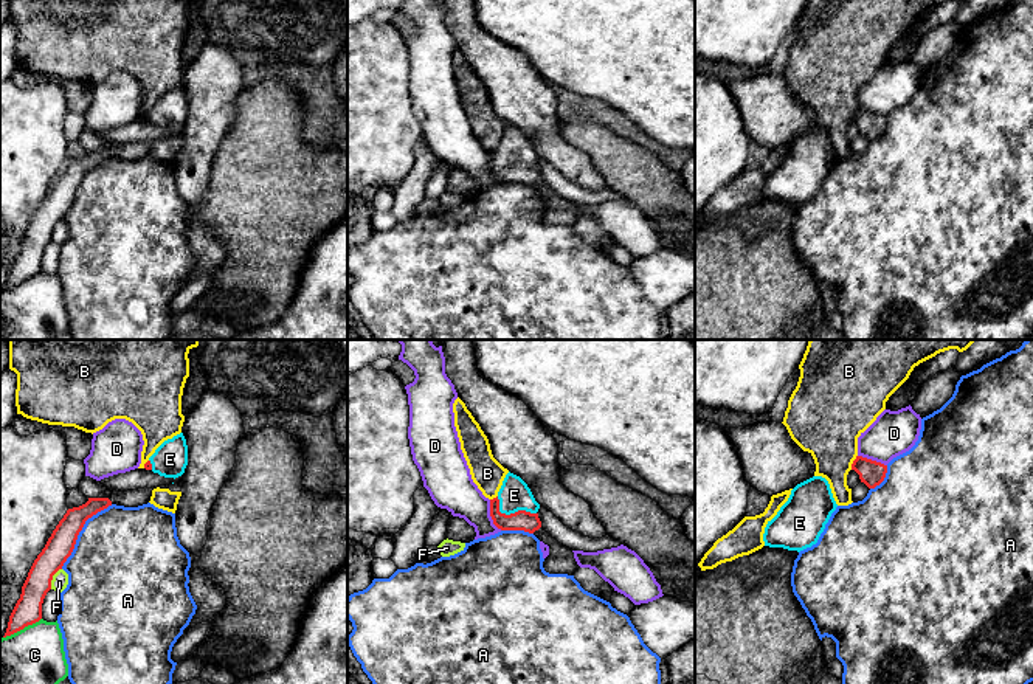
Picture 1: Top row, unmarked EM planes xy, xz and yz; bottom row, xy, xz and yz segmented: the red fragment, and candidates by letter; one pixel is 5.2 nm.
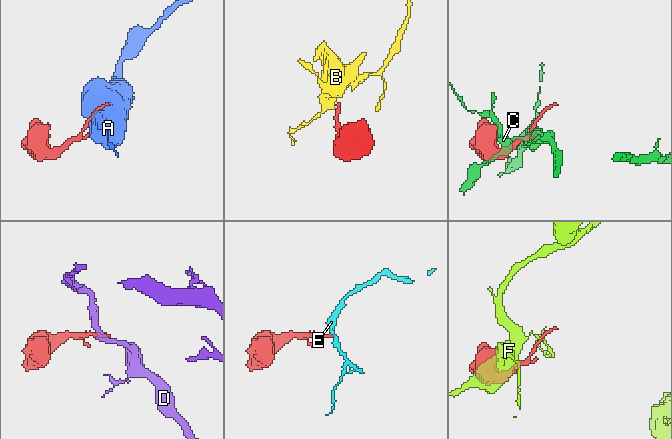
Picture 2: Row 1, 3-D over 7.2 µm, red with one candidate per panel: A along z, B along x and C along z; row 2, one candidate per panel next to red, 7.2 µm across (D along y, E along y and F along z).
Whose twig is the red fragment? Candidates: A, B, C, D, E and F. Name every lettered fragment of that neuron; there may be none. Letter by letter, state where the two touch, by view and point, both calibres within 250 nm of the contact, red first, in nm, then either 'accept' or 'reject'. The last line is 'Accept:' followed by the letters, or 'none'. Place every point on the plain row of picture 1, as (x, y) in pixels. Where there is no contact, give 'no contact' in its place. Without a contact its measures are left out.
A: meets red in xy at (79, 183); 140 nm thick on the red side, 480 nm on the other; reject
B: meets red in yz at (853, 115); 140 nm thick on the red side, 360 nm on the other; reject
C: meets red in xy at (22, 281); 140 nm thick on the red side, 420 nm on the other; reject
D: meets red in xz at (490, 168); 110 nm thick on the red side, 220 nm on the other; reject
E: meets red in xz at (511, 166); 110 nm thick on the red side, 160 nm on the other; accept
F: meets red in xy at (51, 231); 140 nm thick on the red side, 90 nm on the other; reject
Accept: E

